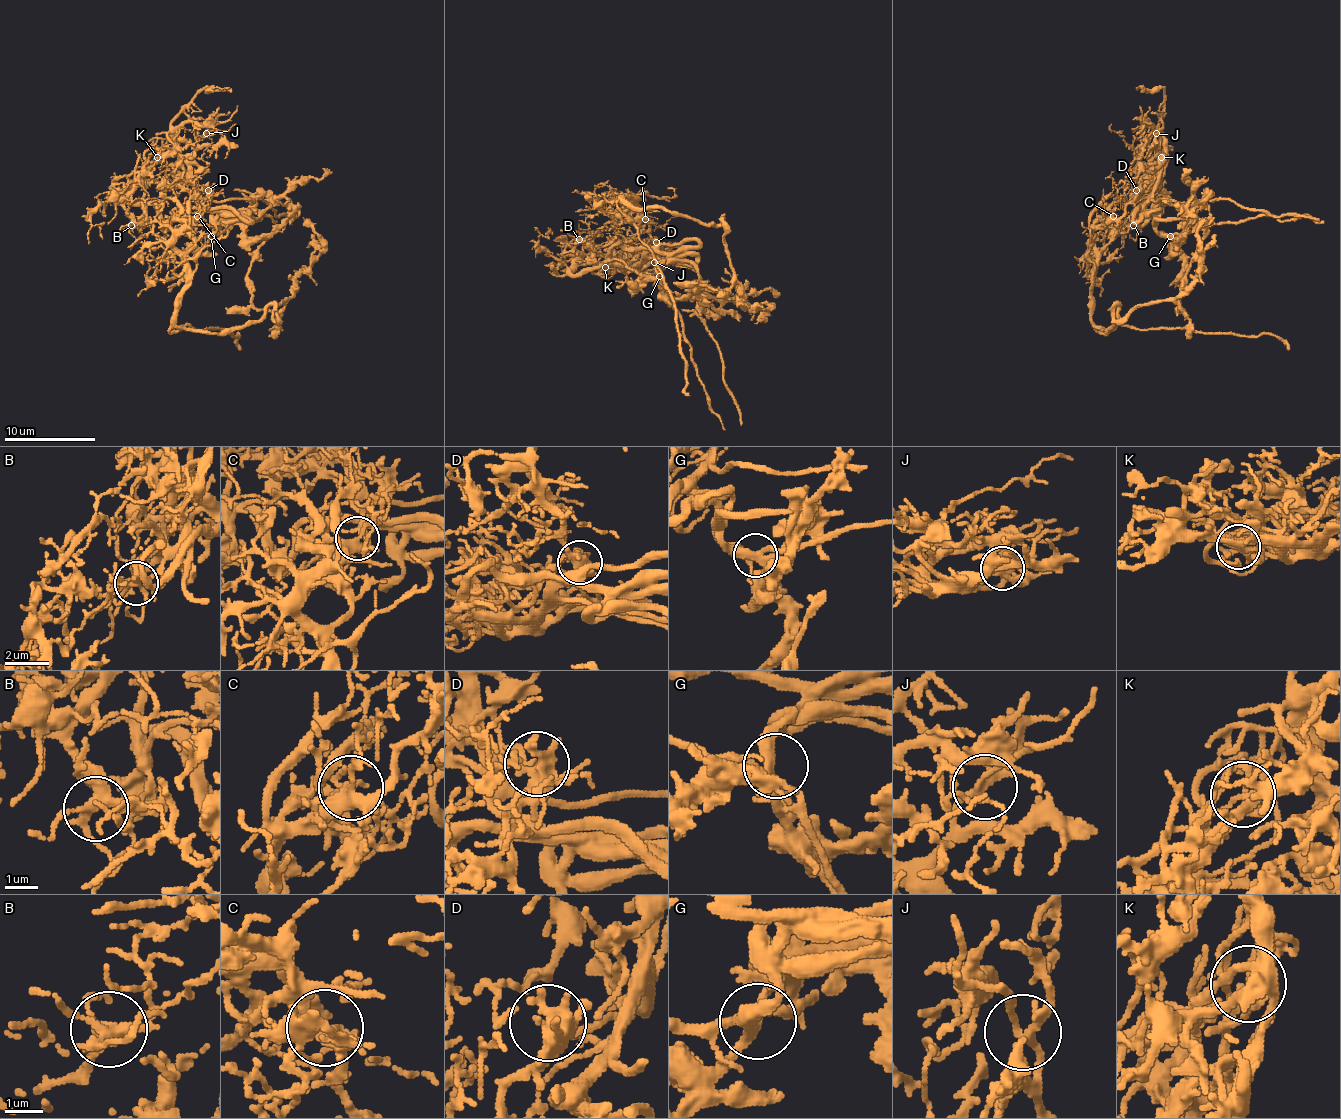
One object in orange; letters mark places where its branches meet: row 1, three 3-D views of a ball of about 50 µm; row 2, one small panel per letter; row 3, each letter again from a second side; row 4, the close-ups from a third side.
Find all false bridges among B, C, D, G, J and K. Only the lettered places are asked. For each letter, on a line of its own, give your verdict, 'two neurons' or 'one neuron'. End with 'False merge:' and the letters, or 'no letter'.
B: one neuron
C: one neuron
D: two neurons
G: one neuron
J: one neuron
K: two neurons
False merge: D, K

